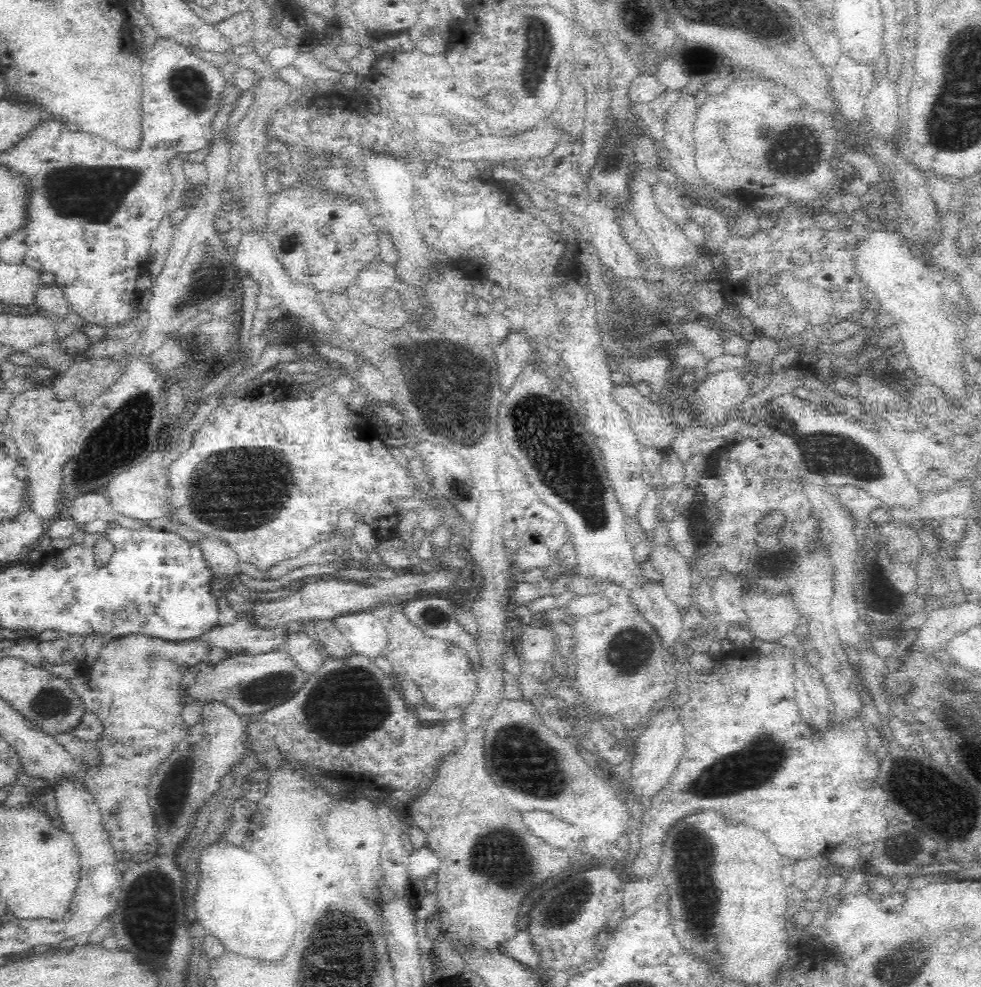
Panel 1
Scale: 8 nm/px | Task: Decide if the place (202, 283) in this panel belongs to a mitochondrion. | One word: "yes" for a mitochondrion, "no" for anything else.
yes

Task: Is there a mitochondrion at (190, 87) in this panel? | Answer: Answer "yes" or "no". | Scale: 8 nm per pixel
yes

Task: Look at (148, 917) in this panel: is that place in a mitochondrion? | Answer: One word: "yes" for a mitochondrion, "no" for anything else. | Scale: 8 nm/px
yes

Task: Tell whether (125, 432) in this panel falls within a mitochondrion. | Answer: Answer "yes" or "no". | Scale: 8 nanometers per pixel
yes

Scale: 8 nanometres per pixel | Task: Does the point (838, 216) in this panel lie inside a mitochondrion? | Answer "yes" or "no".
no

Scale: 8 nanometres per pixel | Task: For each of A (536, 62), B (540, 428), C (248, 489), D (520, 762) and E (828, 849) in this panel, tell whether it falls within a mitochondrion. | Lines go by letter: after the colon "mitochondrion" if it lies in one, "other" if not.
A: mitochondrion
B: mitochondrion
C: mitochondrion
D: mitochondrion
E: other

